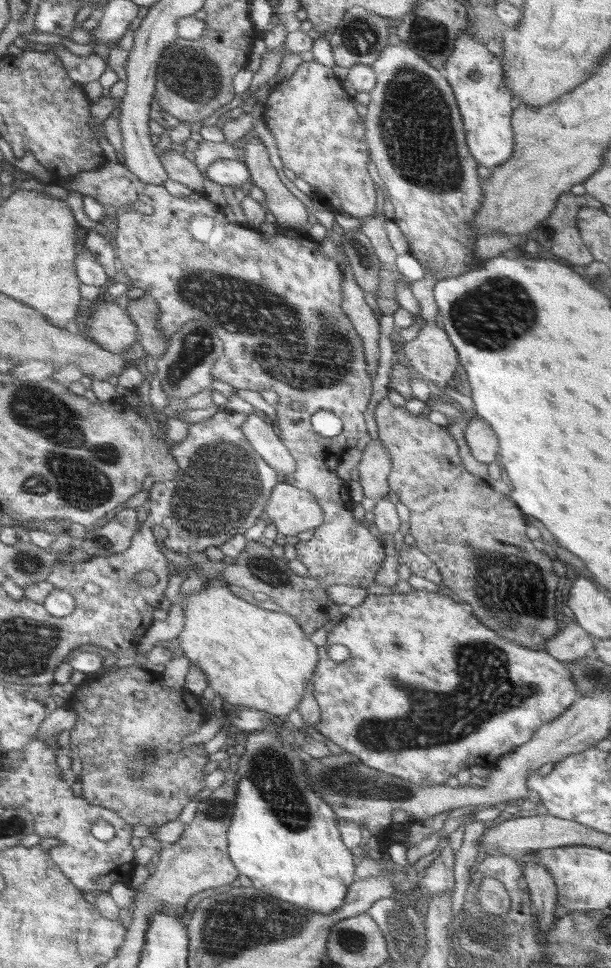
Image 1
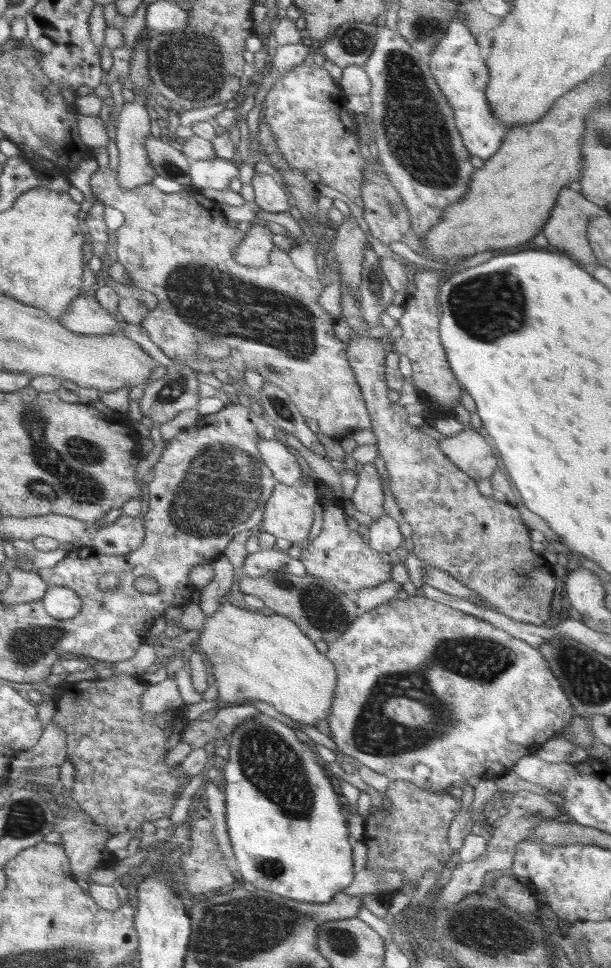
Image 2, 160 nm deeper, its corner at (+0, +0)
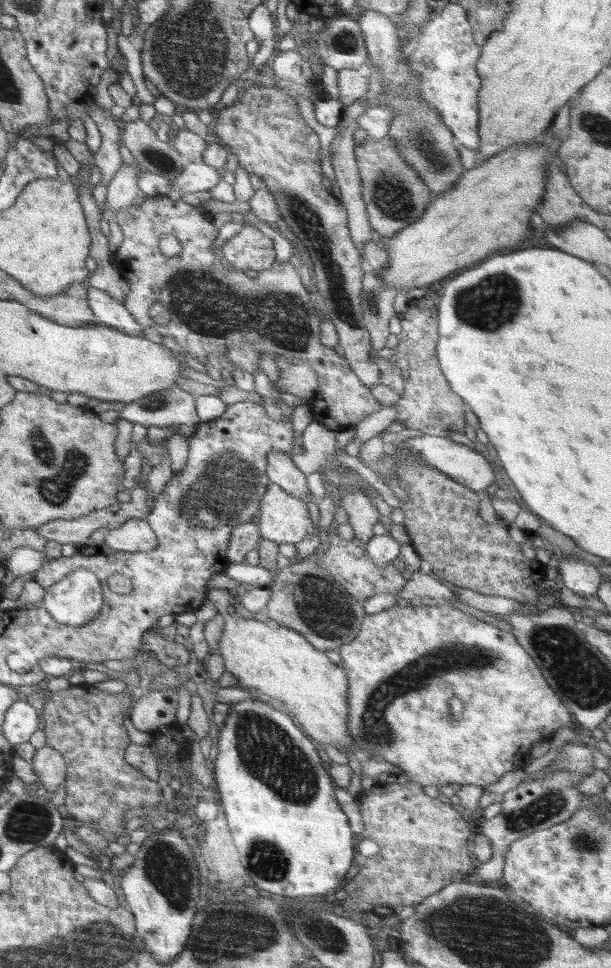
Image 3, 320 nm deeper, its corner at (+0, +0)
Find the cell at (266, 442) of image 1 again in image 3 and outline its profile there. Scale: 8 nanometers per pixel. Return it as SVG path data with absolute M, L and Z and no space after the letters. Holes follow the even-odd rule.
M272 451L266 457L266 475L269 483L276 484L286 491L288 495L292 495L302 501L307 502L311 499L315 502L307 486L307 476L296 468L292 461L292 456Z

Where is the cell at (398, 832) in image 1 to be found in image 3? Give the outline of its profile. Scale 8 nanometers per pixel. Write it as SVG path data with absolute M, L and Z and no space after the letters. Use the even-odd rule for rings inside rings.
M408 781L406 783L386 783L379 786L374 786L374 788L367 792L362 792L356 797L357 807L362 815L362 820L364 821L364 830L355 835L354 841L356 844L356 850L358 844L364 839L372 839L377 842L380 847L380 852L374 857L364 857L360 853L356 852L353 860L353 864L358 867L358 873L350 881L344 882L341 887L344 891L345 897L342 902L339 902L340 908L345 912L343 916L357 917L362 913L372 913L381 918L397 916L402 912L404 906L416 906L420 902L423 902L427 896L437 893L445 885L454 881L455 879L461 877L465 878L468 874L475 870L475 865L477 864L476 858L472 855L471 849L471 839L473 839L475 833L477 832L477 826L471 824L470 821L466 820L462 814L462 810L453 806L444 799L442 796L440 798L429 797L424 793L424 787L422 785L416 784L414 782Z

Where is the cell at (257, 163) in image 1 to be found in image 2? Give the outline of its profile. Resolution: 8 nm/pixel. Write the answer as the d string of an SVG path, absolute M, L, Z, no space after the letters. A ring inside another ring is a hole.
M255 173L251 185L259 208L269 212L290 212L289 196L276 177Z

